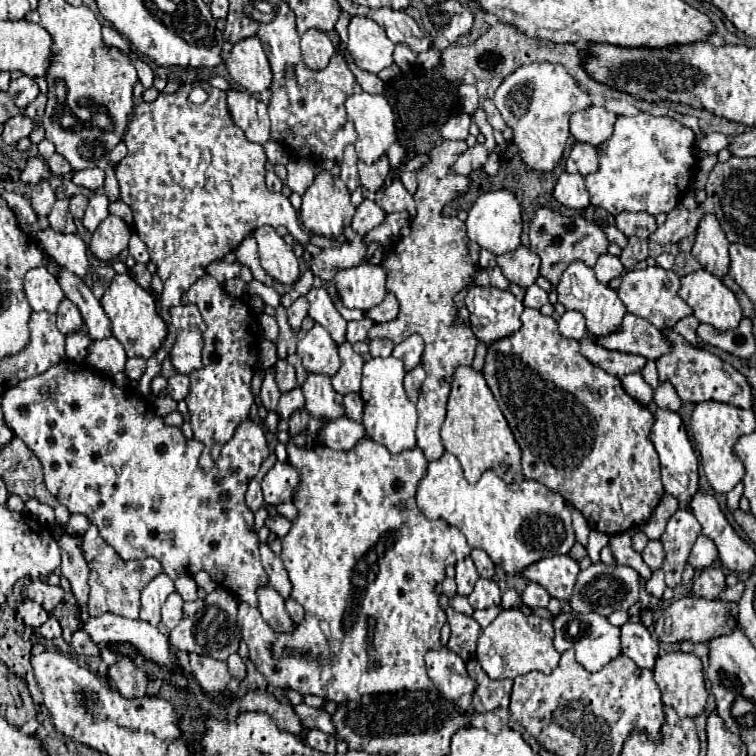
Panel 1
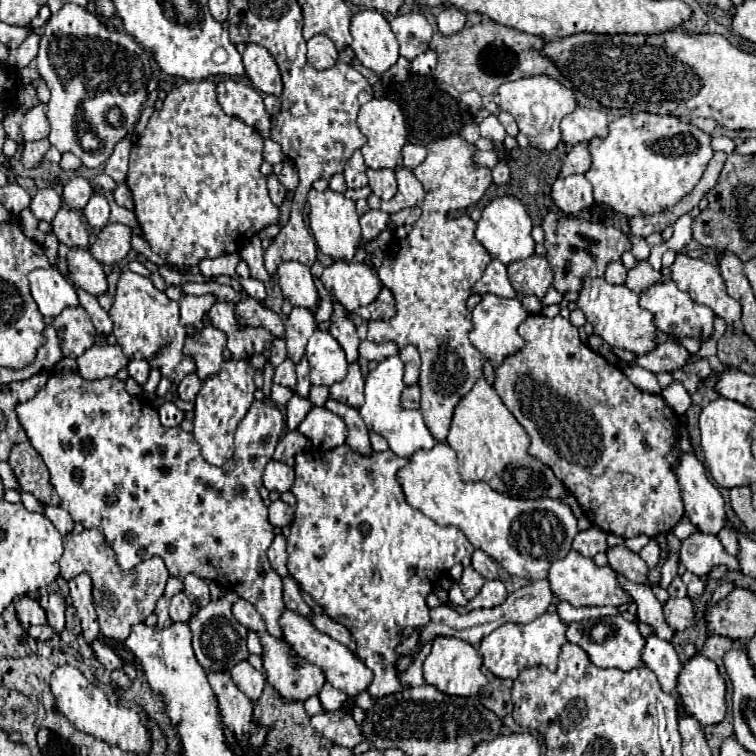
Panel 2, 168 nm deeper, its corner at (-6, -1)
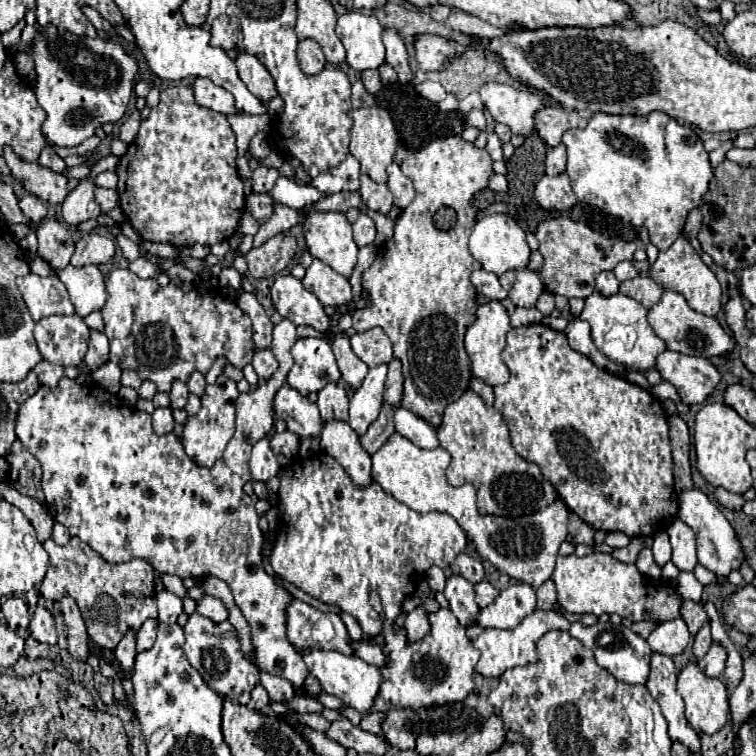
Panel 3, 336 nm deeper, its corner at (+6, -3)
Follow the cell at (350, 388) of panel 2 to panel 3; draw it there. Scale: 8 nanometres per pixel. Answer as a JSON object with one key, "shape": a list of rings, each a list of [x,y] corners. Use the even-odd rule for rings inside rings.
{"shape":[[[328,383],[320,393],[318,393],[318,401],[316,401],[322,421],[348,421],[348,395],[346,391],[336,385],[336,383]]]}

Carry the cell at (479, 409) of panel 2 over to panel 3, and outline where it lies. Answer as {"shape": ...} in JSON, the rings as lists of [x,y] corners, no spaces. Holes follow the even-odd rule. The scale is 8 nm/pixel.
{"shape":[[[472,389],[446,407],[442,425],[438,427],[438,439],[452,455],[452,463],[446,469],[448,483],[454,487],[472,483],[476,487],[480,515],[522,517],[536,513],[558,499],[552,483],[540,477],[538,465],[522,459],[514,451],[504,417],[494,407],[486,407]]]}

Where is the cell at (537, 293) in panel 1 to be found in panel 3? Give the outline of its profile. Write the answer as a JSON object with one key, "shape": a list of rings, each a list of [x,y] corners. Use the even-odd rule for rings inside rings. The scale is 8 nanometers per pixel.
{"shape":[[[544,291],[542,297],[540,297],[538,303],[536,303],[536,309],[542,311],[544,315],[550,315],[550,313],[554,311],[554,295],[548,293],[548,291]]]}

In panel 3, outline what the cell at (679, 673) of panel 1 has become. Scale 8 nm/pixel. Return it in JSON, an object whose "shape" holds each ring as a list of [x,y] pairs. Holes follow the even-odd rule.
{"shape":[[[696,663],[686,665],[678,675],[678,693],[686,703],[688,723],[700,733],[716,733],[728,719],[728,691],[720,679],[708,679]]]}

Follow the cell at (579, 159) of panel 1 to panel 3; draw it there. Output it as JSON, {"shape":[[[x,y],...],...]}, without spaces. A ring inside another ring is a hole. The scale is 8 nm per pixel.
{"shape":[[[562,143],[556,147],[550,147],[546,151],[544,165],[546,165],[546,175],[558,175],[560,171],[566,169],[566,151],[564,151]]]}

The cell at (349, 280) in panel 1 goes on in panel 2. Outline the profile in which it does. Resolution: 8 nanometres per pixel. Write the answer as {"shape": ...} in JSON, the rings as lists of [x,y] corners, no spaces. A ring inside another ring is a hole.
{"shape":[[[336,261],[324,269],[320,281],[346,311],[370,305],[382,289],[382,281],[378,279],[374,267],[368,267],[366,263]]]}

